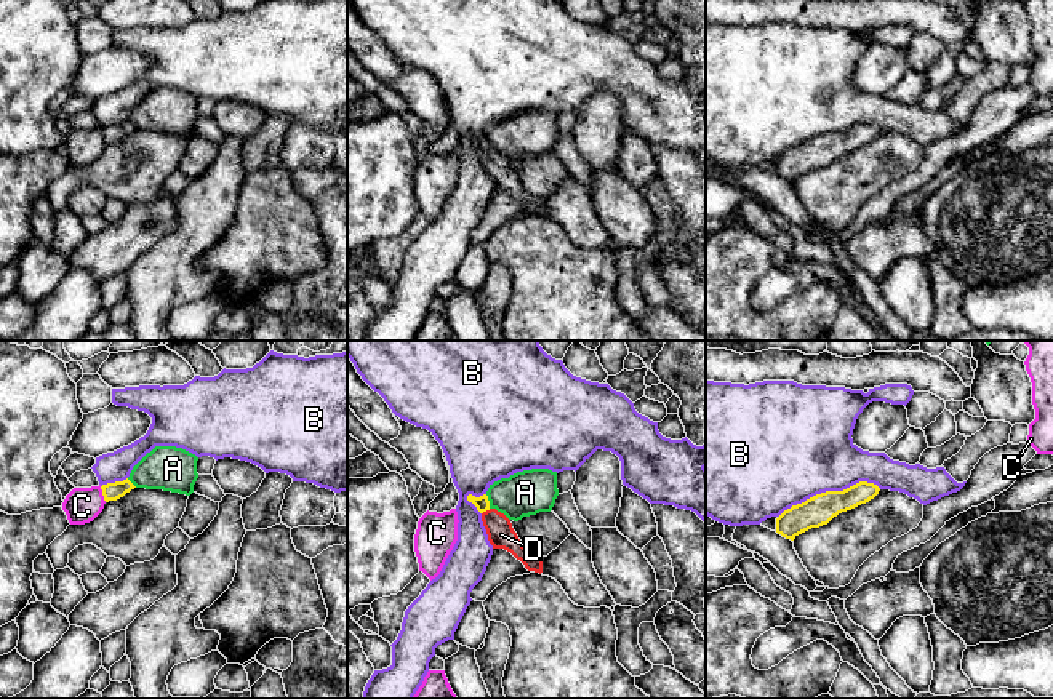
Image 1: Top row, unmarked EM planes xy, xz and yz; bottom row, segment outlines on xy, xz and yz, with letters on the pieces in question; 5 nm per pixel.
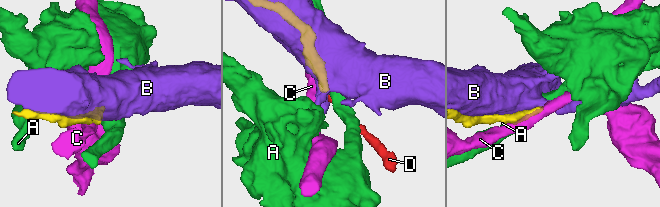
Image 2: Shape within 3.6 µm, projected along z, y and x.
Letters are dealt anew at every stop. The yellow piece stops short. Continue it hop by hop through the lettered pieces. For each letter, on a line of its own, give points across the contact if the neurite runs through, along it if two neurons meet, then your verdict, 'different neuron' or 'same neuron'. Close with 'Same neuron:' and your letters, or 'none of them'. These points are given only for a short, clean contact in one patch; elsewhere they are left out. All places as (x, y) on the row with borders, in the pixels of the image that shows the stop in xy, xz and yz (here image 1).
A: different neuron
B: different neuron
C: different neuron
D: runs through xz (482, 503), (485, 511), (498, 525), (501, 535); same neuron
Same neuron: D

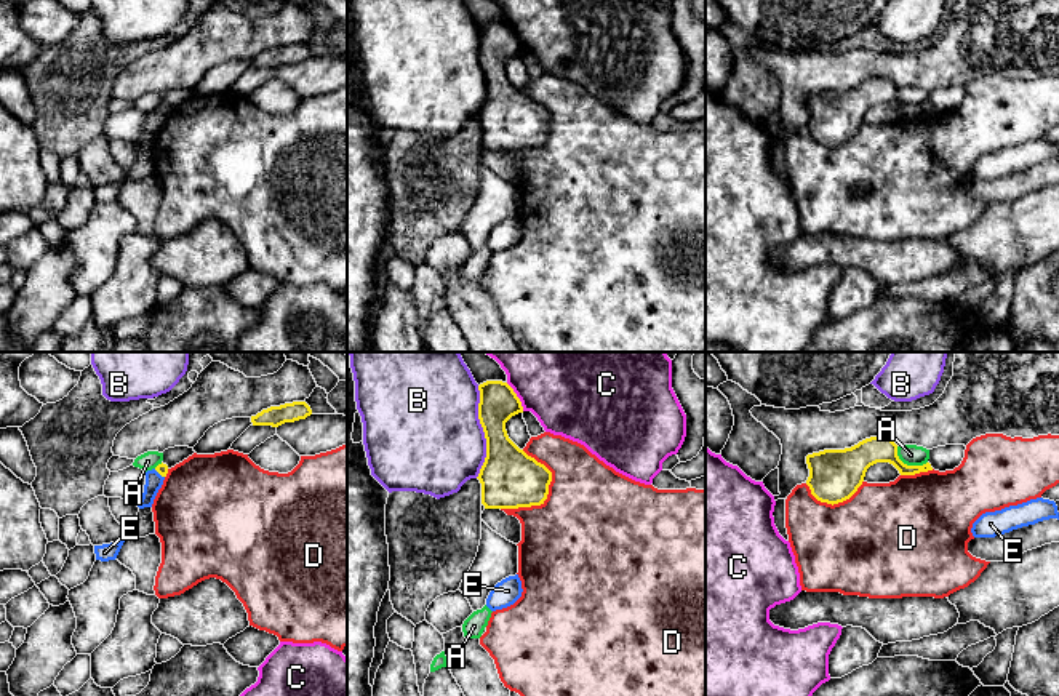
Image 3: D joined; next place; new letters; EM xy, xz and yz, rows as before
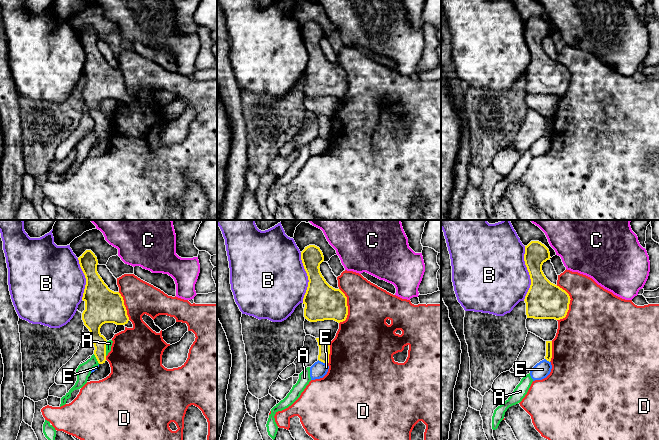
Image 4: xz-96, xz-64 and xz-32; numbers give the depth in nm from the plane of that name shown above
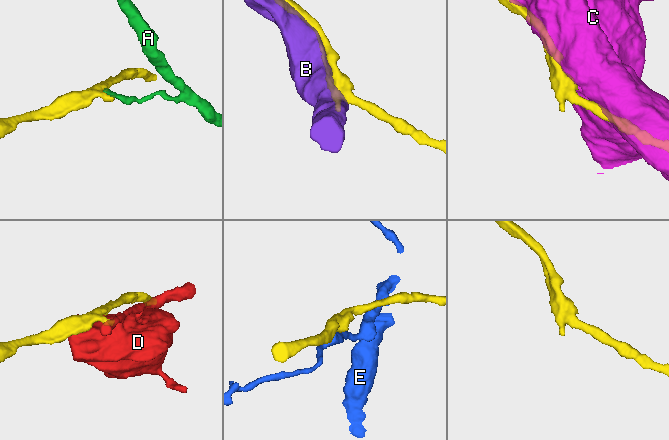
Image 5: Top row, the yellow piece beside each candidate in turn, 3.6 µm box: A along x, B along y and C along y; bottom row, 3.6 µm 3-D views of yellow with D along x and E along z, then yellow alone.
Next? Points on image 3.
A: border along yz (896, 447), (896, 455), (904, 463), (927, 463); different neuron
B: different neuron
C: different neuron
D: different neuron
E: border along xy (154, 469), (163, 477); different neuron
Same neuron: none of them

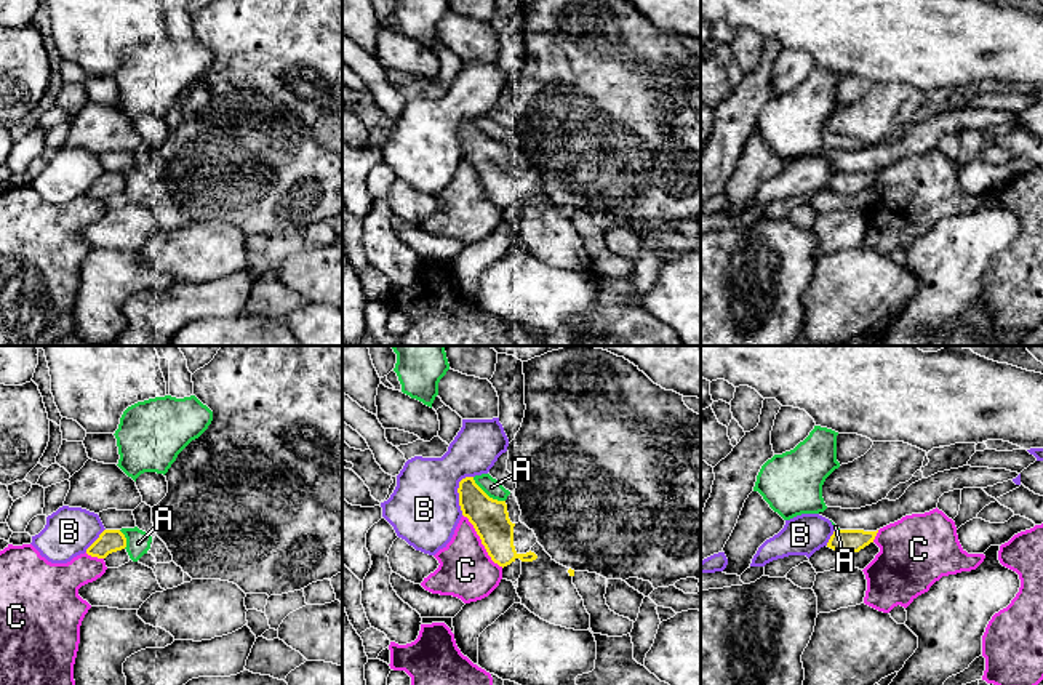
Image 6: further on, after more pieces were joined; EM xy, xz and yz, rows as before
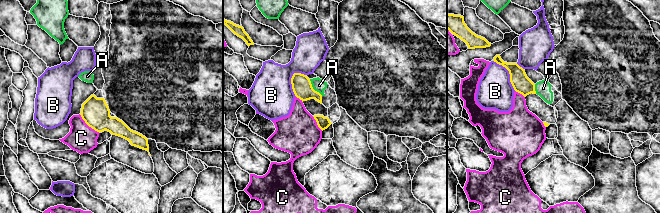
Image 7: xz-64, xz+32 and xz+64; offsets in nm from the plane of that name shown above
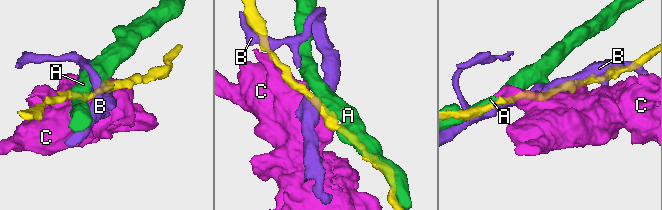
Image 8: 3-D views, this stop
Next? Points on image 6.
A: border along xz (472, 477), (490, 496), (504, 501); different neuron
B: border along xz (472, 476), (466, 476), (459, 482), (458, 504), (463, 514); different neuron
C: different neuron
Same neuron: none of them

